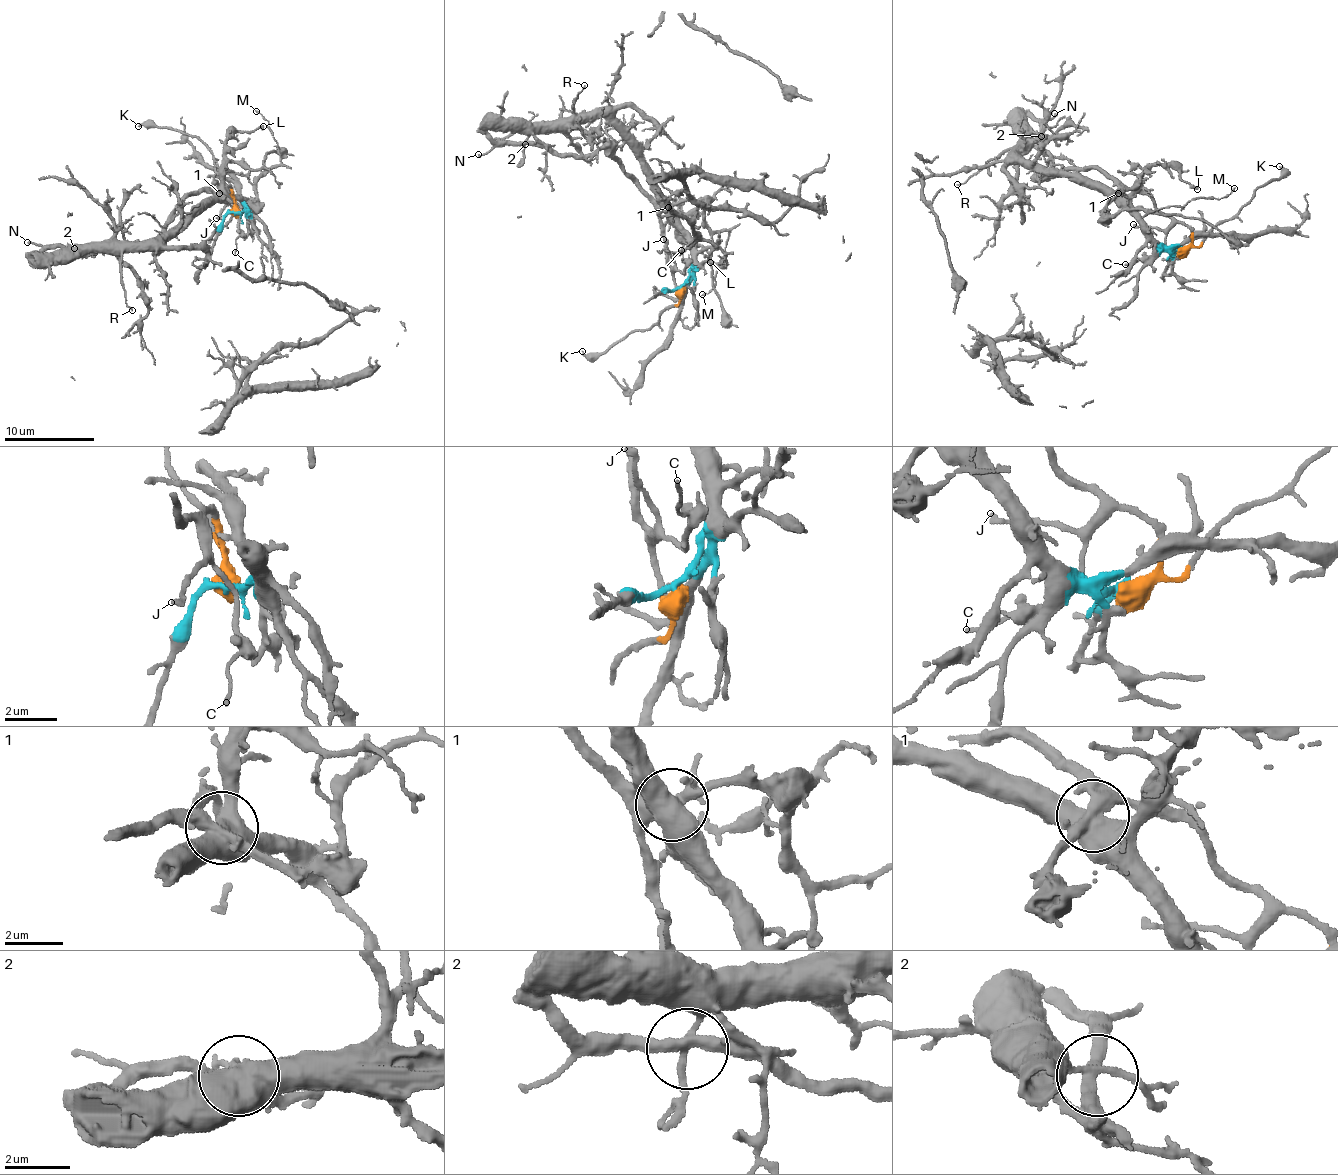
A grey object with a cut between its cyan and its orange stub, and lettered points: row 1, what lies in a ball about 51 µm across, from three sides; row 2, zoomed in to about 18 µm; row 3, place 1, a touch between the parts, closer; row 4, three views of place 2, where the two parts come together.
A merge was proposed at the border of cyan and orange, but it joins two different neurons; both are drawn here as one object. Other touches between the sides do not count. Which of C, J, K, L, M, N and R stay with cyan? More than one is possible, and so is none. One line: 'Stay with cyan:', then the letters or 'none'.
Stay with cyan: L, R

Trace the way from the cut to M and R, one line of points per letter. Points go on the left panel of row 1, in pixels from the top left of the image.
M: (234, 212), (232, 188), (212, 186), (247, 204), (257, 179), (280, 159), (269, 120), (256, 110)
R: (234, 213), (244, 212), (244, 203), (206, 206), (187, 226), (150, 243), (129, 243), (122, 285), (132, 311)

